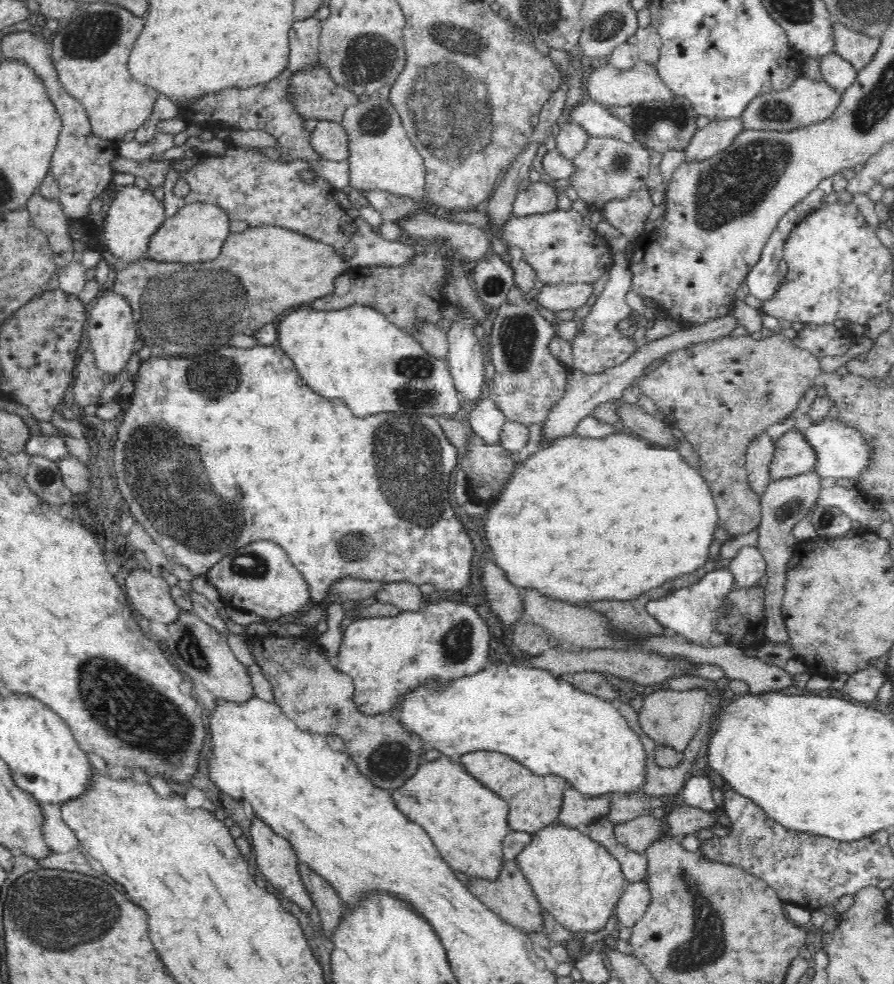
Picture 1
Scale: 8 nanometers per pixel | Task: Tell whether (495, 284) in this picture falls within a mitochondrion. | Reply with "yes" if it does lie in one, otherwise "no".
yes

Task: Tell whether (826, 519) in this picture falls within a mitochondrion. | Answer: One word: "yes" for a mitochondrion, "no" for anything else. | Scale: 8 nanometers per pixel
yes

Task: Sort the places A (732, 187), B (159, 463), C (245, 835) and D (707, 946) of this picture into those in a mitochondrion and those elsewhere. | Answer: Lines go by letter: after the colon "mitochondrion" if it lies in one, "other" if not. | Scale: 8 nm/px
A: mitochondrion
B: mitochondrion
C: other
D: mitochondrion

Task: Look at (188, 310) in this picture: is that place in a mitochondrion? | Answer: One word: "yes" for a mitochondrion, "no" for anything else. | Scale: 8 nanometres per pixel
yes

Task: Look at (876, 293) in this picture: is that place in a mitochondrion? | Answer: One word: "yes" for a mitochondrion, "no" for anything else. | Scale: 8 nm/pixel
no

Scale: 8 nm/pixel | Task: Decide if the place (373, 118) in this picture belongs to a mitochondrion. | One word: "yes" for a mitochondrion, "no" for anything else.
yes

